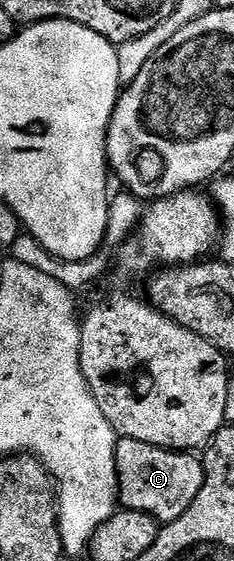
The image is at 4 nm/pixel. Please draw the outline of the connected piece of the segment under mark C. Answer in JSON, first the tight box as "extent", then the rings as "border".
{"extent":[115,438,203,524],"border":[[[132,438],[115,443],[117,498],[128,511],[148,514],[160,524],[176,522],[193,504],[203,486],[203,463],[194,453],[163,450]]]}

